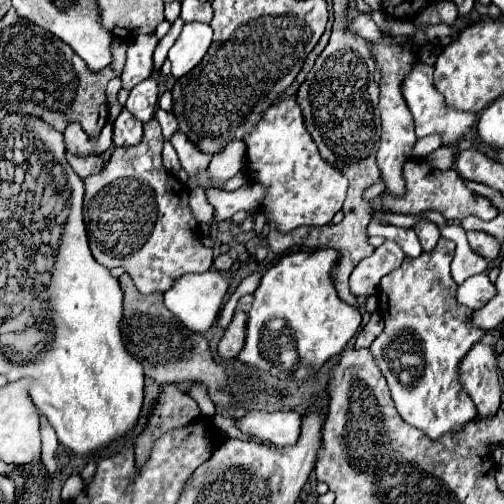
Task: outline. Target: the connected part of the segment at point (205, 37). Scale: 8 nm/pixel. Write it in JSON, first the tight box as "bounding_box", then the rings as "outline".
{"bounding_box":[168,23,212,79],"outline":[[[186,23],[180,37],[172,45],[168,59],[172,63],[172,75],[180,79],[192,71],[206,55],[212,43],[212,27],[206,23]]]}

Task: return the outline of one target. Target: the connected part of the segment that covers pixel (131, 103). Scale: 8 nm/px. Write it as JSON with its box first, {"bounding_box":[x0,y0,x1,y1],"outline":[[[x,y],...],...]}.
{"bounding_box":[124,77,158,123],"outline":[[[148,77],[130,91],[130,97],[128,97],[124,107],[132,115],[136,115],[142,123],[146,123],[148,119],[154,117],[156,103],[158,103],[158,85],[152,77]]]}

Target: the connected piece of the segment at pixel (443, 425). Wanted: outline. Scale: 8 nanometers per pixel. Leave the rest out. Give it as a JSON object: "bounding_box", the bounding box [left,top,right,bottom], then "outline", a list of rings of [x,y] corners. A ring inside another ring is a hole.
{"bounding_box":[370,239,486,439],"outline":[[[440,239],[436,249],[430,253],[422,253],[420,257],[412,259],[406,257],[402,267],[392,271],[380,281],[380,313],[384,317],[384,331],[376,337],[376,341],[370,345],[372,355],[376,357],[376,363],[380,371],[384,373],[392,399],[396,403],[398,413],[402,419],[420,429],[430,439],[438,439],[440,435],[448,431],[460,431],[464,423],[472,421],[476,417],[476,407],[468,393],[462,389],[458,381],[458,365],[462,357],[472,349],[474,343],[482,339],[486,333],[484,329],[478,329],[472,325],[472,309],[466,309],[464,305],[456,303],[456,283],[450,275],[450,263],[454,257],[454,243],[448,239]],[[408,371],[412,377],[410,385],[404,385],[400,381],[400,373]]]}

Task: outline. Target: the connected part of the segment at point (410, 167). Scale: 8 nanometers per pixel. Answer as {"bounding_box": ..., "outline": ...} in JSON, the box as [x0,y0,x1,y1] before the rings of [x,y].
{"bounding_box":[382,159,498,221],"outline":[[[410,159],[408,163],[404,163],[404,181],[406,181],[406,191],[402,197],[394,197],[390,193],[382,193],[382,207],[388,211],[396,211],[400,209],[400,213],[406,215],[416,215],[422,211],[438,211],[444,215],[444,219],[456,219],[462,221],[468,215],[480,217],[480,219],[494,219],[498,215],[498,209],[482,195],[472,193],[470,189],[466,189],[464,179],[458,175],[458,171],[450,169],[450,171],[440,171],[430,167],[424,159]]]}

